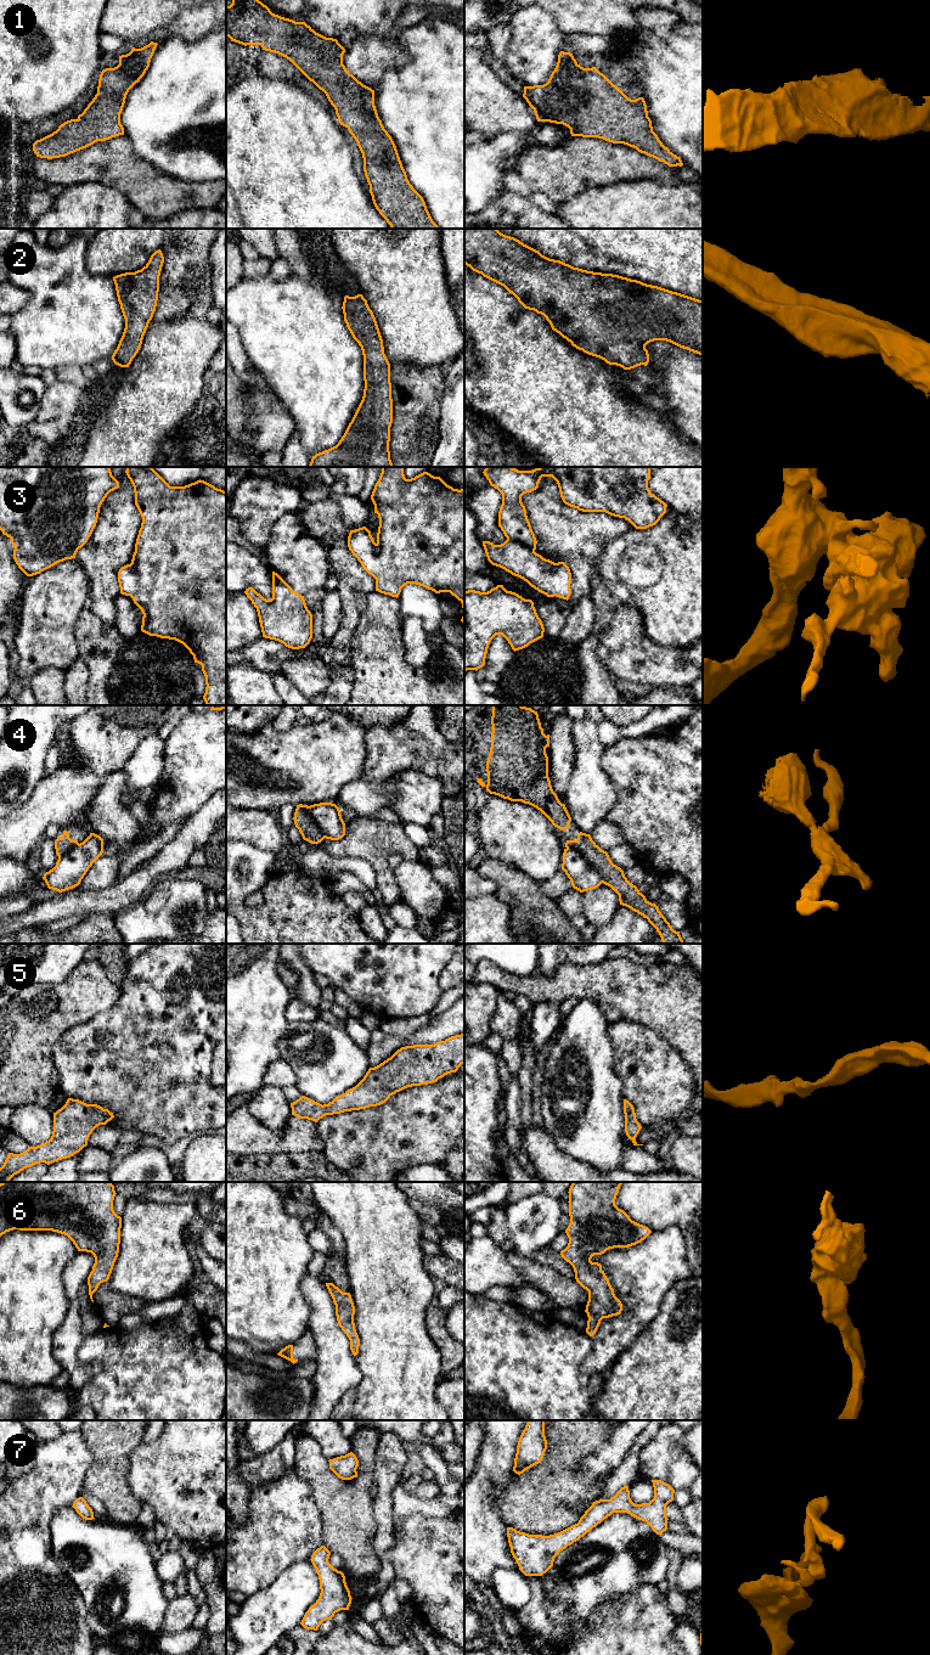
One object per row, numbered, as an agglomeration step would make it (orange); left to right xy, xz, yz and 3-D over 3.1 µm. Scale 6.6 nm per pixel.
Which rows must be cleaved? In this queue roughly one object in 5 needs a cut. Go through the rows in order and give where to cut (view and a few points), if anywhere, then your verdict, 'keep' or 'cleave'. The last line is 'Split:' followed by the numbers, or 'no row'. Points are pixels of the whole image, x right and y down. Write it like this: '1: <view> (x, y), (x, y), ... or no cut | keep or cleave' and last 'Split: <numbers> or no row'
1: no cut | keep
2: no cut | keep
3: no cut | keep
4: yz (567, 846), (575, 848), (598, 872), (603, 882) | cleave
5: no cut | keep
6: no cut | keep
7: no cut | keep
Split: 4

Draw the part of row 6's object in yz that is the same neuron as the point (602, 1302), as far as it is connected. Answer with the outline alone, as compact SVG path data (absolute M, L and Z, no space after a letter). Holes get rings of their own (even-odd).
M573 1182L568 1192L570 1223L565 1233L569 1243L560 1255L573 1266L576 1282L588 1291L585 1312L590 1336L596 1334L603 1318L622 1311L622 1304L615 1296L602 1265L591 1259L609 1249L636 1245L652 1233L615 1205L621 1184Z

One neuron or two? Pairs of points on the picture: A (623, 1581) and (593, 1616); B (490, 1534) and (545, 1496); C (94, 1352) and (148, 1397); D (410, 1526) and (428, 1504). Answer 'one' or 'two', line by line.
A: one
B: two
C: one
D: two

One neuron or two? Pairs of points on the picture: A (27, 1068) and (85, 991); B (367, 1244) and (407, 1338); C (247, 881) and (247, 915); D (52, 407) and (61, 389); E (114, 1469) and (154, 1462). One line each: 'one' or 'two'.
A: one
B: one
C: two
D: one
E: two

